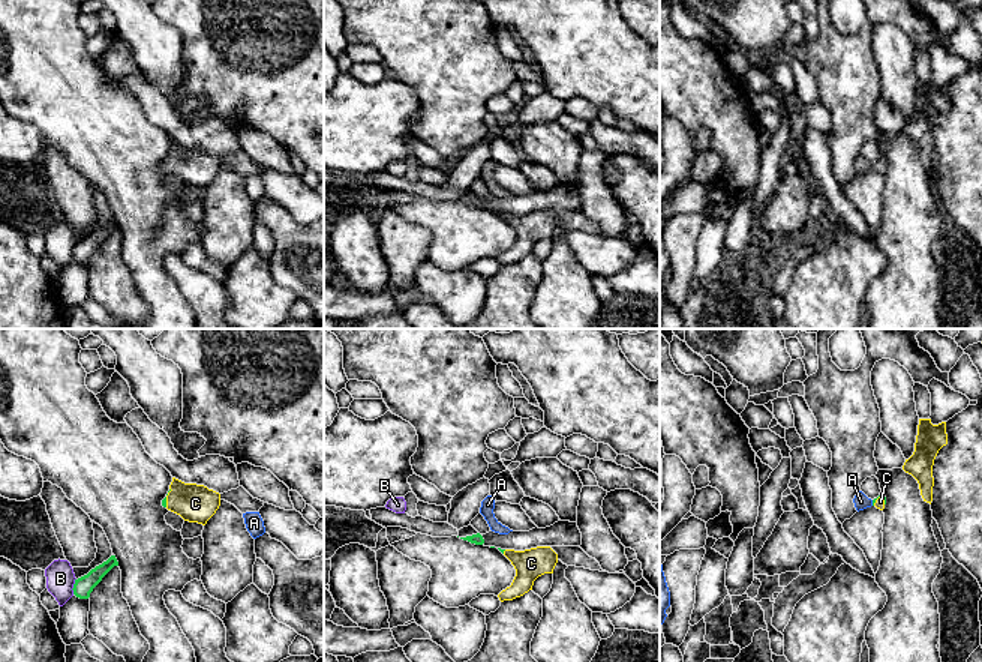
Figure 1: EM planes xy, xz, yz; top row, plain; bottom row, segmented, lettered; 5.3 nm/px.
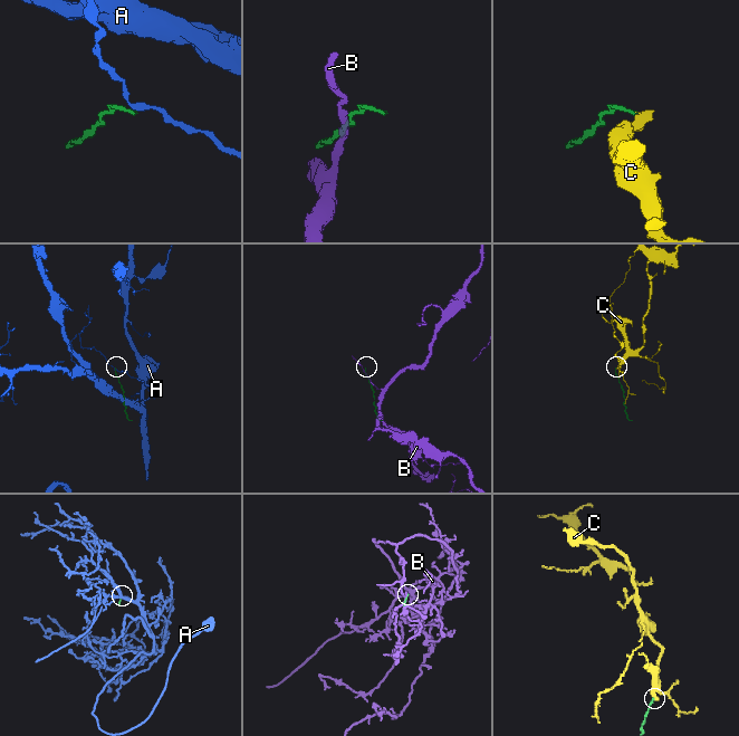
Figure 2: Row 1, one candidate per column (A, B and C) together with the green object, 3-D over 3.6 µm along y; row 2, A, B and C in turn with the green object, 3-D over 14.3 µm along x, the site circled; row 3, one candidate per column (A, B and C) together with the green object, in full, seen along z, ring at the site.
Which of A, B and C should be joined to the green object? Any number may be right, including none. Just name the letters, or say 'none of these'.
C

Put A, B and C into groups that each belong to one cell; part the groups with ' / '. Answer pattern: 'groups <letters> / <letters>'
groups A / B / C

